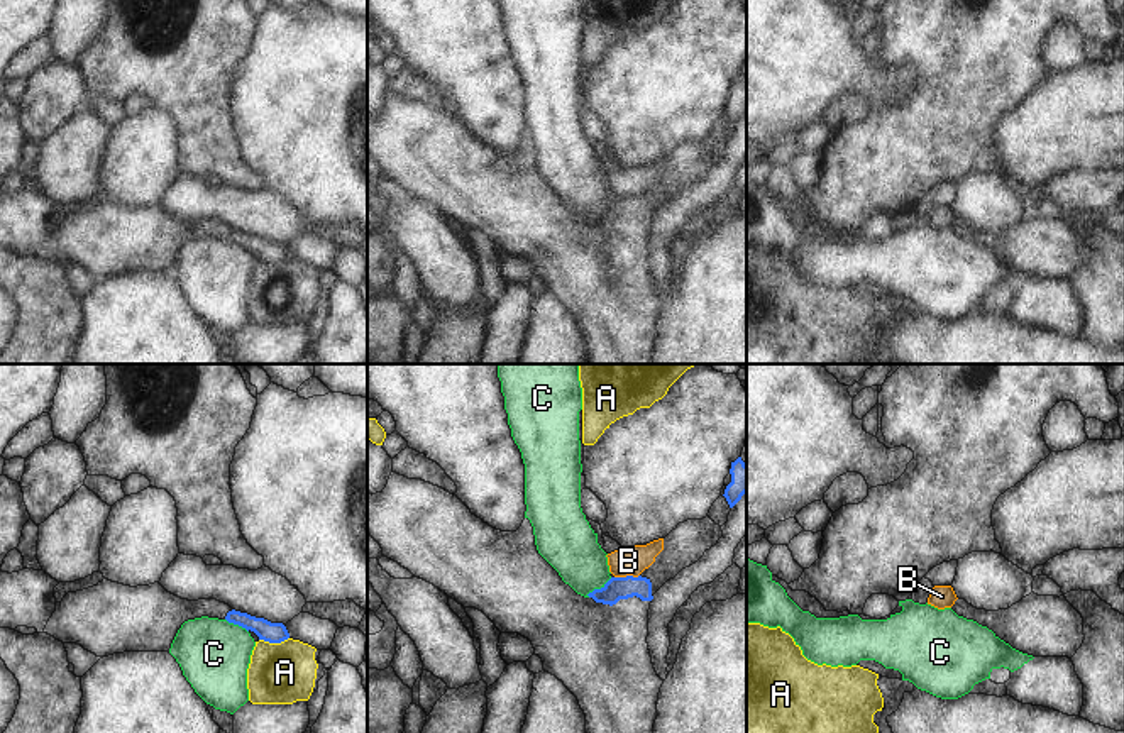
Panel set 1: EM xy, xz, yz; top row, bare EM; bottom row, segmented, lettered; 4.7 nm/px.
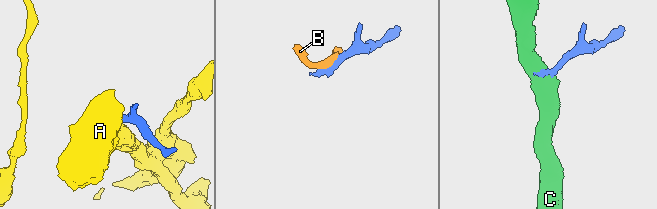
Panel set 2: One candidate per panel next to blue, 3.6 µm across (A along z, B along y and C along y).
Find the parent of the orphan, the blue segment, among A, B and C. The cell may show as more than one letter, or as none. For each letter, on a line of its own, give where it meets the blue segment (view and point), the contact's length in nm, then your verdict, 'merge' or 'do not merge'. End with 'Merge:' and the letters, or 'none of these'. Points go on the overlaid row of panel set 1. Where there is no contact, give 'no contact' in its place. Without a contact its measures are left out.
A: contact xy (273, 642); length 140 nm; do not merge
B: contact xz (627, 576); length 120 nm; do not merge
C: contact xz (598, 589); length 150 nm; do not merge
Merge: none of these

